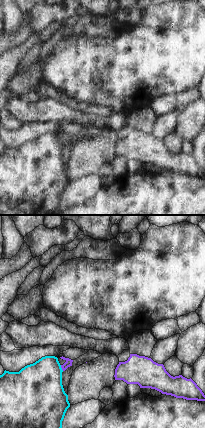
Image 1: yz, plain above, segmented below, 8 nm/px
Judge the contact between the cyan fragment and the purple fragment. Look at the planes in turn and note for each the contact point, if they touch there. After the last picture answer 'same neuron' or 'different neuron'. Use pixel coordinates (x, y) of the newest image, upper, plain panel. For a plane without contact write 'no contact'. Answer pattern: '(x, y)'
(61, 144)

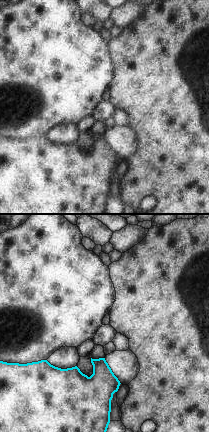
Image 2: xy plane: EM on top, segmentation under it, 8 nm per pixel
no contact

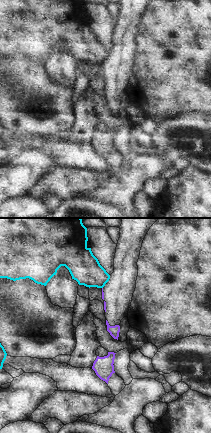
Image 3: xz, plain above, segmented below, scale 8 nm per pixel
no contact

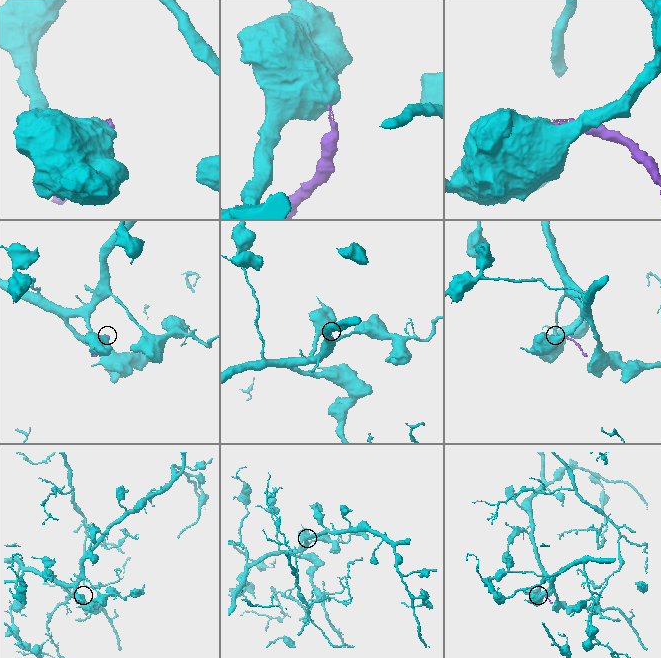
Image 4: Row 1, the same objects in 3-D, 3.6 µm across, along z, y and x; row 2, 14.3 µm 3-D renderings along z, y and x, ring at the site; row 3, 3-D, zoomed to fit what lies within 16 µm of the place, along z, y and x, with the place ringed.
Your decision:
different neuron

